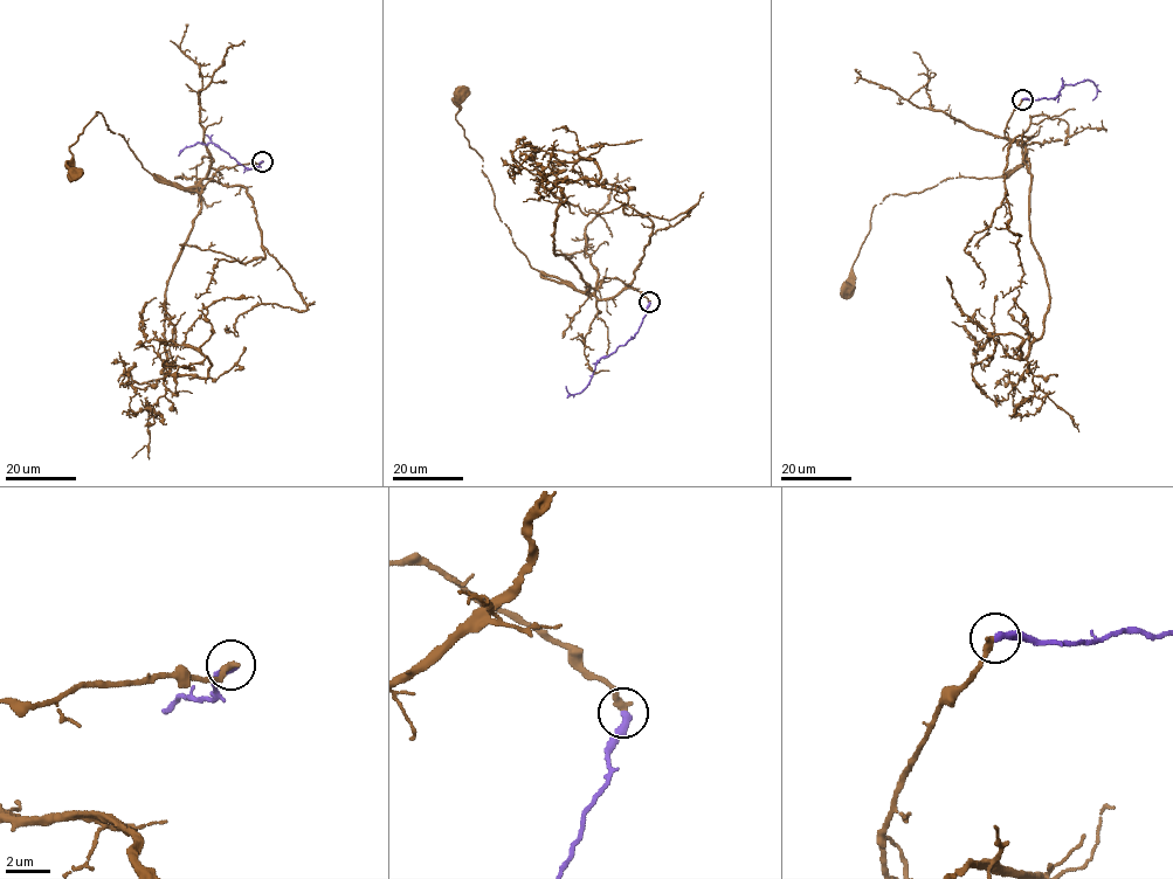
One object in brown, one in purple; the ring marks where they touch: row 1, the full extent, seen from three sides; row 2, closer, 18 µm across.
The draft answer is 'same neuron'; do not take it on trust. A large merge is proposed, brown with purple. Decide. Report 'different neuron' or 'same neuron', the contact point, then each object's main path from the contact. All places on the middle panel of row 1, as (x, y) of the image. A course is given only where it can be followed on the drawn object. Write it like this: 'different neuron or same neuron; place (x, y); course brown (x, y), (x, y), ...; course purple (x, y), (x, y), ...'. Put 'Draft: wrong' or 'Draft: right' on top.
Draft: right
same neuron; place (649, 302); course brown (649, 302), (618, 278), (581, 292), (531, 267), (501, 220), (483, 160), (455, 117), (461, 94); course purple (649, 303), (633, 337), (600, 359), (586, 387), (573, 394), (565, 386)

